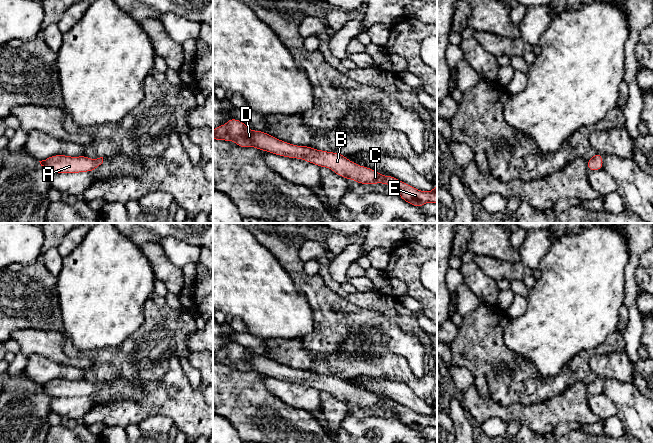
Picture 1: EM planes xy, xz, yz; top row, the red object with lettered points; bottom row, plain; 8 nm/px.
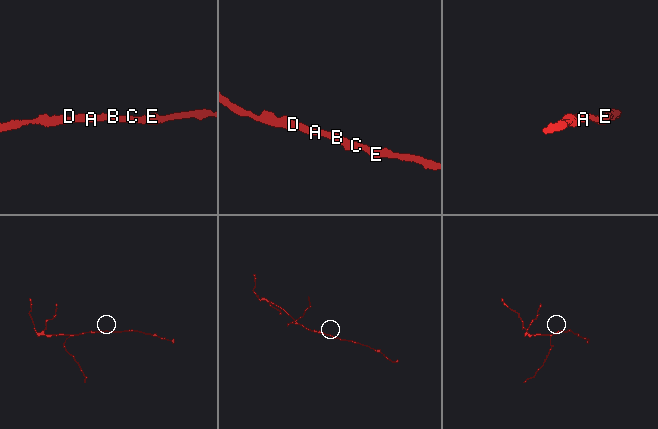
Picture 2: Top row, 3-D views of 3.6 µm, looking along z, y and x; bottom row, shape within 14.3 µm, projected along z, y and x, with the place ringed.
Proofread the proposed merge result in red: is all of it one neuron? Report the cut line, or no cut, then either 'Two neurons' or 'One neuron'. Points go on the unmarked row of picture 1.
No split. One neuron

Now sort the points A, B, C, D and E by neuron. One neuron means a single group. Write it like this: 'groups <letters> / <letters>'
groups A B C D E

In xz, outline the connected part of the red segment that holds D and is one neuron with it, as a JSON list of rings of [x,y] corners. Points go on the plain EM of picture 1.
[[[234,342],[229,343],[224,350],[217,350],[213,354],[213,363],[227,366],[233,364],[238,371],[253,370],[278,380],[302,383],[319,391],[327,391],[337,399],[345,403],[352,403],[358,408],[383,407],[391,409],[404,425],[415,431],[420,432],[427,426],[437,428],[437,410],[435,409],[430,416],[420,415],[391,399],[382,400],[371,392],[357,389],[340,377],[293,369],[263,355],[250,354],[245,347]]]

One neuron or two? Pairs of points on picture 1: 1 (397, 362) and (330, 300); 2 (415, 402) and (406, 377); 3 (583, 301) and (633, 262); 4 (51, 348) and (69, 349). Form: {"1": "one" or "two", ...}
{"1": "two", "2": "two", "3": "two", "4": "two"}

